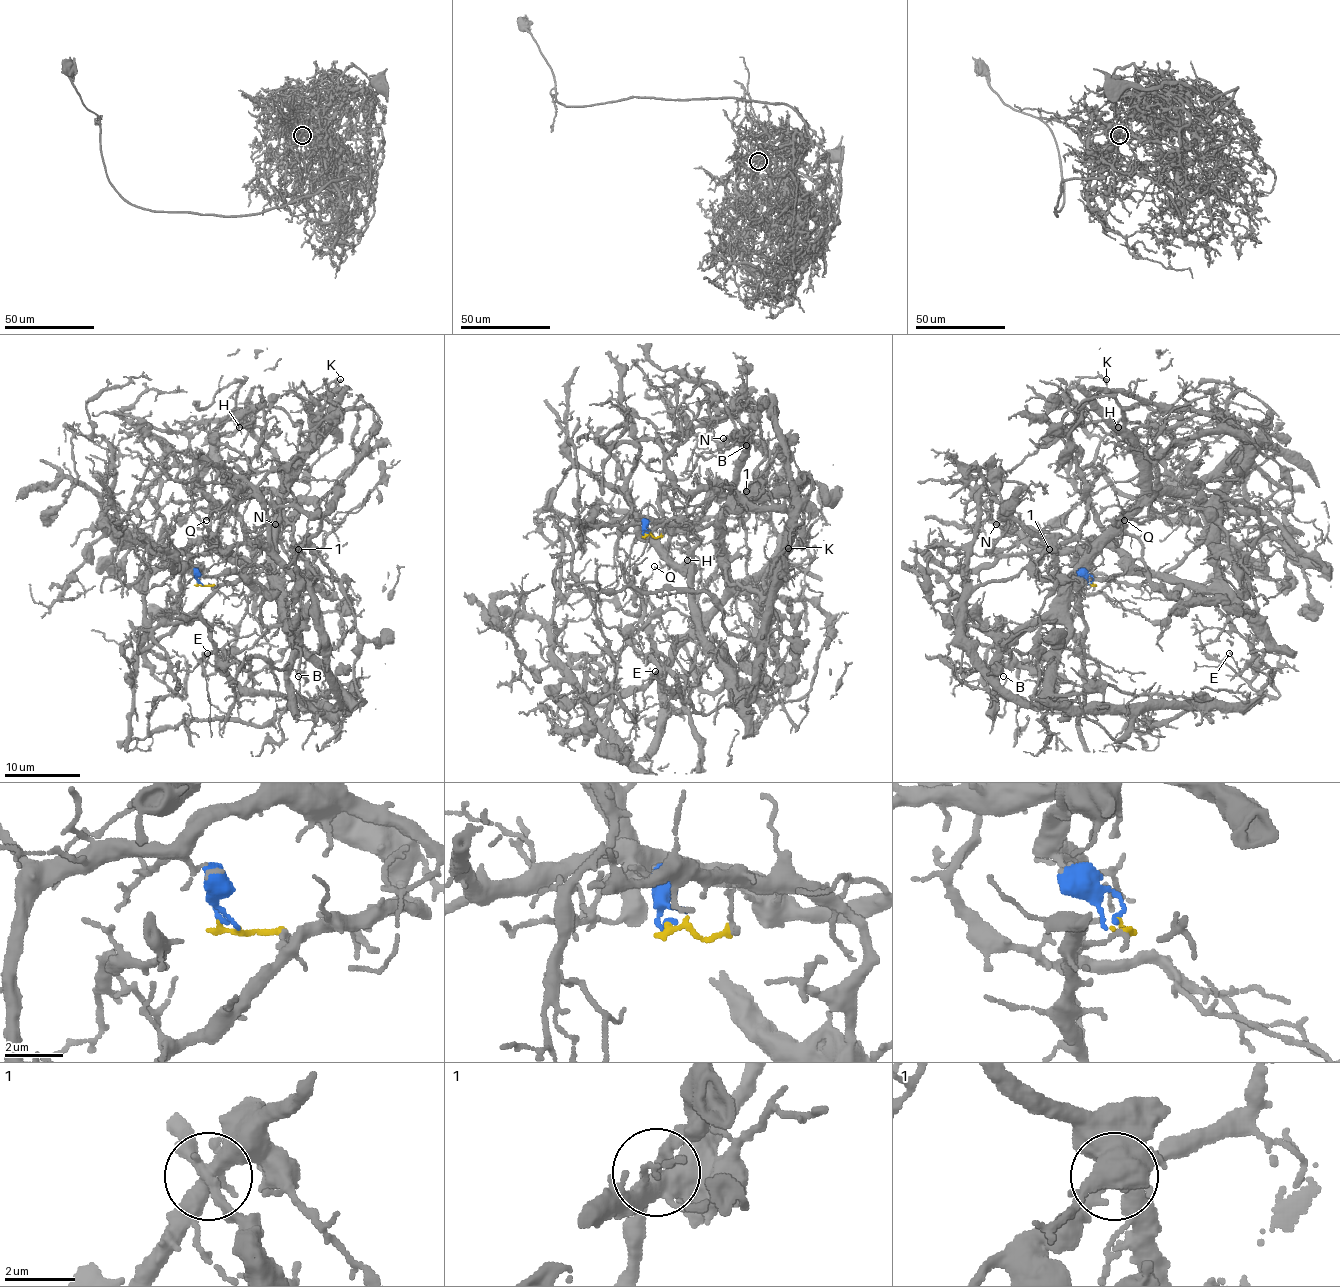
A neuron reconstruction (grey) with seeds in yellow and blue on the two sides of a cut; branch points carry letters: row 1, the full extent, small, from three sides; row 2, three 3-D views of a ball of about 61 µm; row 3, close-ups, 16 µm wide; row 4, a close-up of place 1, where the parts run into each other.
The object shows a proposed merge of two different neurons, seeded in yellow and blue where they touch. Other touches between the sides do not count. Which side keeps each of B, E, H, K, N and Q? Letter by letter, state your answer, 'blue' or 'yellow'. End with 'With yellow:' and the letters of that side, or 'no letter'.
B: blue
E: yellow
H: yellow
K: yellow
N: blue
Q: yellow
With yellow: E, H, K, Q

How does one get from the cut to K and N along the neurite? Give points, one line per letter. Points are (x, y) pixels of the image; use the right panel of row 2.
K: (1092, 582), (1082, 586), (1167, 573), (1207, 586), (1218, 503), (1245, 456), (1218, 416), (1141, 403), (1105, 378)
N: (1092, 582), (1077, 567), (1077, 556), (1088, 554), (1063, 577), (1058, 558), (1003, 507), (995, 524)

